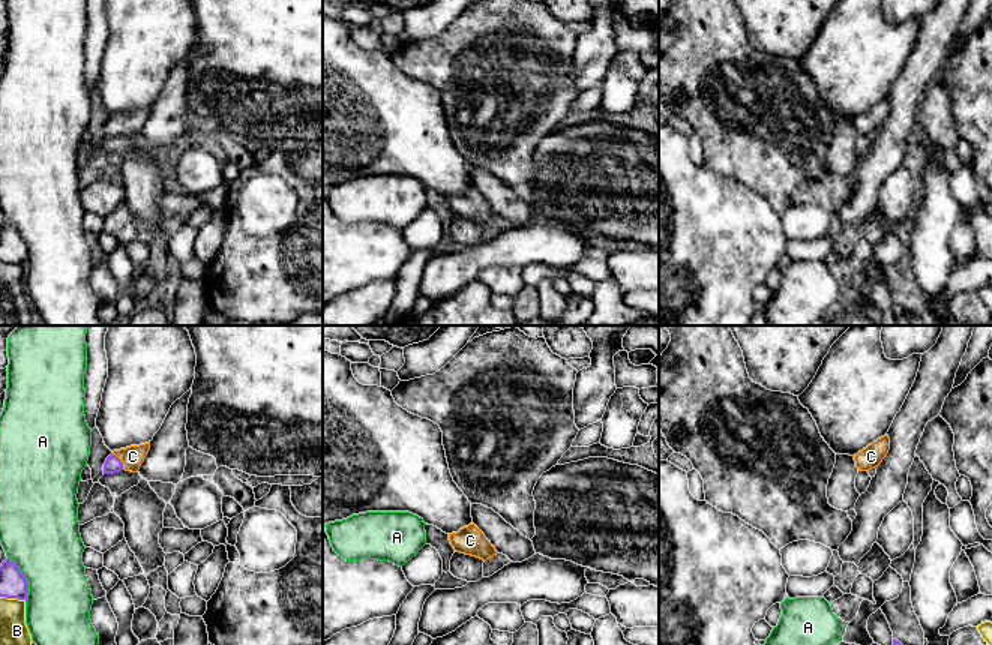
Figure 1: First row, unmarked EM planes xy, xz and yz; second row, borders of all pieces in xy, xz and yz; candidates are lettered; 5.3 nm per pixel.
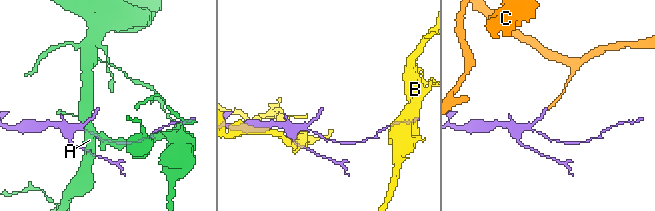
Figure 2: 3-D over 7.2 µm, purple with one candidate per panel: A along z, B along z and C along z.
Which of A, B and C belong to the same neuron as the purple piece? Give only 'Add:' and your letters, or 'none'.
Add: C

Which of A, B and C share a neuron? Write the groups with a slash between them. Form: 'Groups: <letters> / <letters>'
Groups: A / B / C

